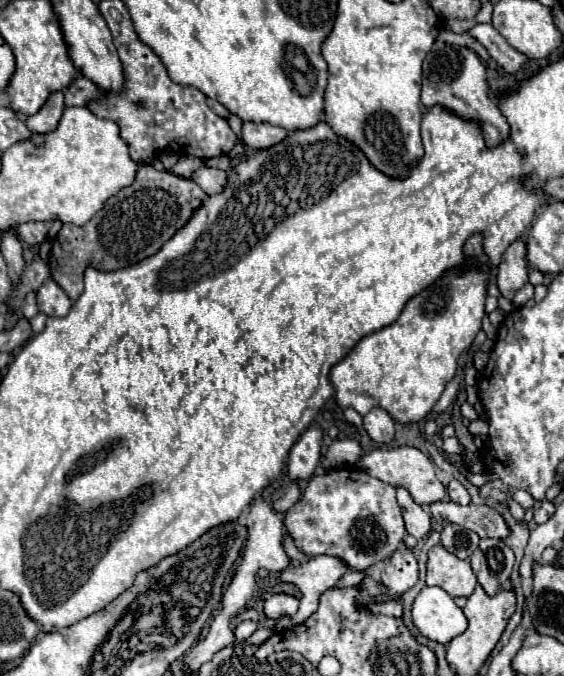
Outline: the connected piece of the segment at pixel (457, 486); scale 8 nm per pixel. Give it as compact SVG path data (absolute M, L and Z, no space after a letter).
M451 480L451 482L447 484L447 494L449 494L449 500L451 500L451 502L461 504L461 506L465 506L465 504L471 502L465 486L463 486L461 482L457 482L457 480Z

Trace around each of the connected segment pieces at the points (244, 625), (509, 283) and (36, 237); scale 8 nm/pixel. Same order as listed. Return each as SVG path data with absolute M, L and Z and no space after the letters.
M245 620L245 622L241 622L241 624L235 628L235 636L237 636L237 640L245 640L245 638L249 638L255 630L257 630L257 624L251 622L251 620Z
M517 240L513 242L505 254L503 254L503 262L497 270L497 286L503 298L511 300L515 296L515 292L527 282L527 256L525 256L525 242Z
M25 222L17 226L17 236L27 246L39 246L51 228L51 222Z

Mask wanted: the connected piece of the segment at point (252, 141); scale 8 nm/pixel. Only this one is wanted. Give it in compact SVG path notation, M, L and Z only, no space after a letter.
M243 122L243 132L241 138L243 142L251 148L251 150L261 150L261 148L269 148L277 142L281 142L287 136L285 128L267 124L267 122Z

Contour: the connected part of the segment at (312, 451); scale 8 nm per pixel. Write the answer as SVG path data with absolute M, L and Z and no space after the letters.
M311 426L301 434L297 444L289 452L287 474L291 482L309 480L313 476L321 456L319 448L321 448L321 430L317 426Z

